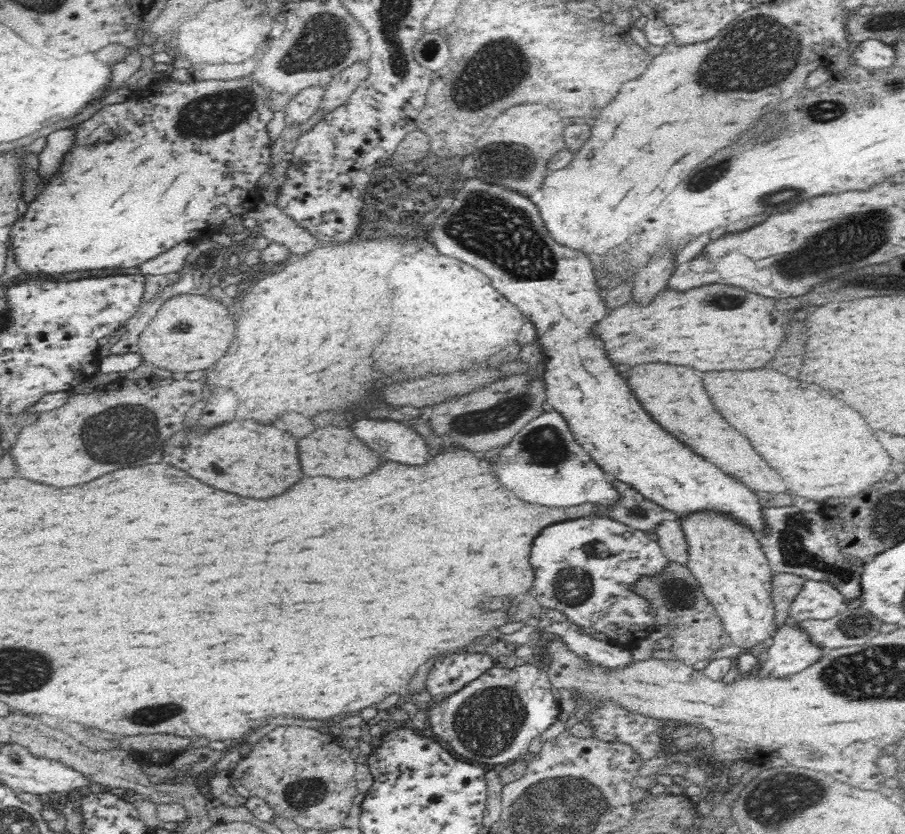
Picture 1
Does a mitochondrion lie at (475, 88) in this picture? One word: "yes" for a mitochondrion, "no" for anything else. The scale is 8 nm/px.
yes

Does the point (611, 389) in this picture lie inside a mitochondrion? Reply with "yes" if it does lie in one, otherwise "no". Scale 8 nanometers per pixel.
no

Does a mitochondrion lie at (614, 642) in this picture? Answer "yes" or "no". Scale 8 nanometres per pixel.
no

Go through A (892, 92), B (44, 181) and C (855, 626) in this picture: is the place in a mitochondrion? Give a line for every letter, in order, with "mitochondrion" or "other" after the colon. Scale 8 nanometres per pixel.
A: mitochondrion
B: other
C: mitochondrion

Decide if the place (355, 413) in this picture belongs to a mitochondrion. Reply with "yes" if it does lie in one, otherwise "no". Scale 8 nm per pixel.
no

